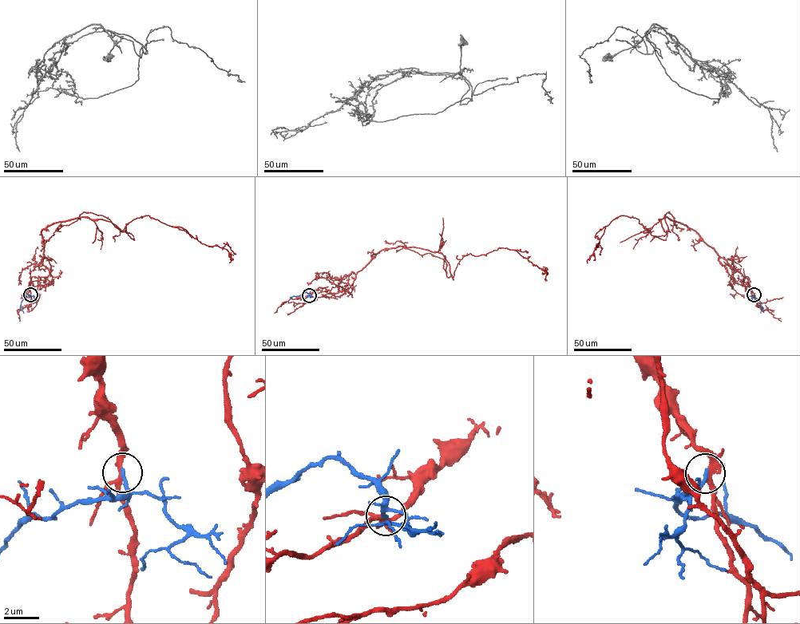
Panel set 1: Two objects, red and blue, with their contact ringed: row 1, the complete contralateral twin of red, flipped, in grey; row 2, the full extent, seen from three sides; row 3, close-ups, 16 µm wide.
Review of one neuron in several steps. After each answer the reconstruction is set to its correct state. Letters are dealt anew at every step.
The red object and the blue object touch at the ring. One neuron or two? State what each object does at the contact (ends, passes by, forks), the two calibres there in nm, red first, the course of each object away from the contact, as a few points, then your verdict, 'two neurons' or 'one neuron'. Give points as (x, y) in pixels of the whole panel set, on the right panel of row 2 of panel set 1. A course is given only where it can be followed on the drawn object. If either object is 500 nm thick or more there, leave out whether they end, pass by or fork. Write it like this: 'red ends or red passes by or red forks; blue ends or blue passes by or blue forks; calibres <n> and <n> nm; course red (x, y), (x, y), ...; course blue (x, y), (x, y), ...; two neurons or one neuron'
red forks; blue ends; calibres 240 and 200 nm; course red (754, 294), (742, 274), (698, 233), (667, 217), (659, 220), (665, 240), (634, 217), (612, 219), (588, 262); course blue (754, 294), (752, 297), (758, 299), (762, 307), (760, 313); two neurons

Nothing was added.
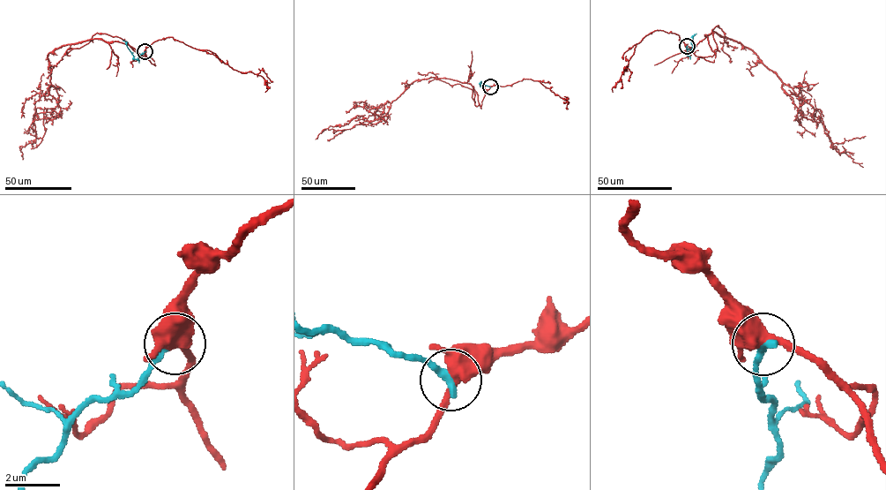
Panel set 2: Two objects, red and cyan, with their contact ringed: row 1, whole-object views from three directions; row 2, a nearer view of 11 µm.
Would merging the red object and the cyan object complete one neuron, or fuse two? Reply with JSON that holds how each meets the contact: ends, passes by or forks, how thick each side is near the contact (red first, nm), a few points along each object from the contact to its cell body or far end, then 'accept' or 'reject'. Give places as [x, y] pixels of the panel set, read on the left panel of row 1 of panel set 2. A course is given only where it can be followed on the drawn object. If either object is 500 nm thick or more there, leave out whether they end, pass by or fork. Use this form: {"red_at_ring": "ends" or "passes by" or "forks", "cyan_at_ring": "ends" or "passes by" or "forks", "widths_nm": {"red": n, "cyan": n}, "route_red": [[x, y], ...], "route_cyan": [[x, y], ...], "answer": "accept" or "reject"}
{"red_at_ring": "forks", "cyan_at_ring": "ends", "widths_nm": {"red": 420, "cyan": 320}, "route_red": [[145, 51], [155, 64], [100, 39], [48, 52], [58, 102], [33, 114], [35, 141], [22, 159]], "route_cyan": [[145, 51], [134, 58], [122, 40]], "answer": "reject"}

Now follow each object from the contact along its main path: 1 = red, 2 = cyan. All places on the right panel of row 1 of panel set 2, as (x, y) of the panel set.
1: (687, 46), (713, 62), (715, 53), (705, 34), (715, 32), (747, 47), (812, 106), (831, 146), (863, 167)
2: (687, 46), (687, 55), (692, 46), (691, 37), (696, 33)

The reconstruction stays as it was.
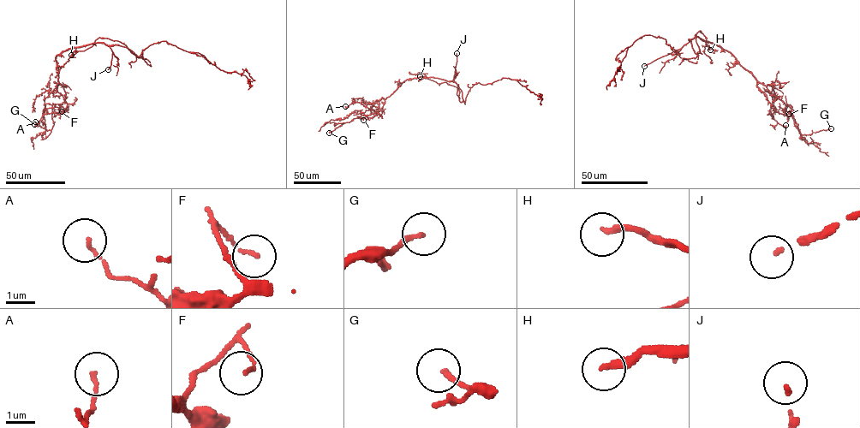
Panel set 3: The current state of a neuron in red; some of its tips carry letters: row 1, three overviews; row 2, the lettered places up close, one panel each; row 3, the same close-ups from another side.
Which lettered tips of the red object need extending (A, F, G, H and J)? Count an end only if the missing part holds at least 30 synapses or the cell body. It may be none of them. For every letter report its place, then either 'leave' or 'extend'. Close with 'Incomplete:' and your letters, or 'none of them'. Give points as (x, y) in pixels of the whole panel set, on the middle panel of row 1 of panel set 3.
A: (345, 106) | leave
F: (363, 120) | leave
G: (329, 133) | leave
H: (420, 76) | extend
J: (456, 53) | extend
Incomplete: H, J

